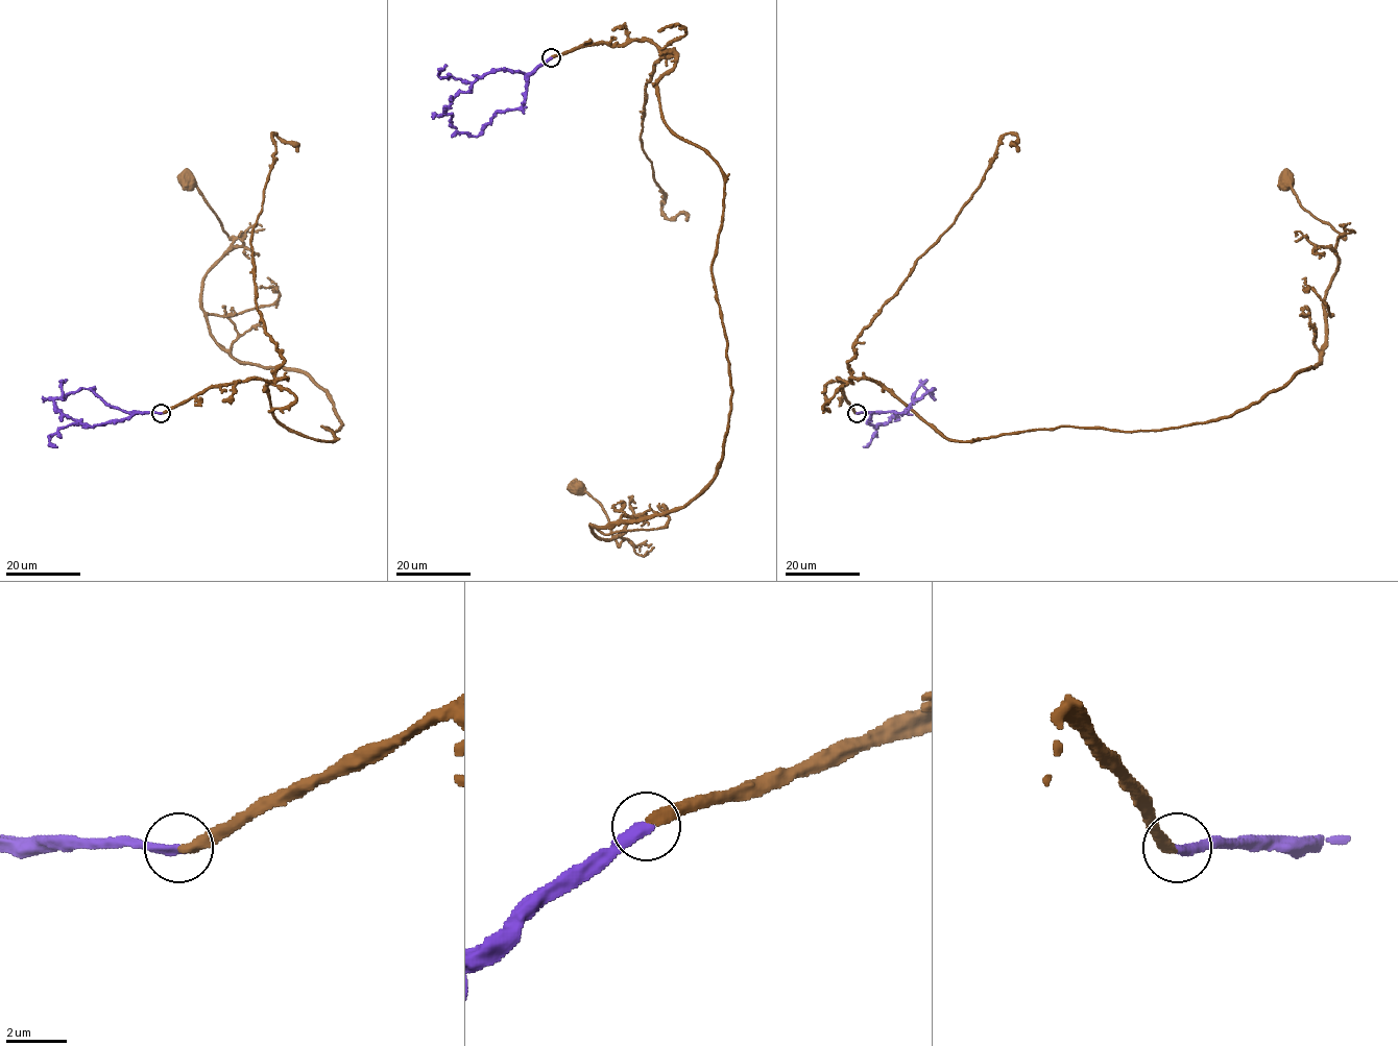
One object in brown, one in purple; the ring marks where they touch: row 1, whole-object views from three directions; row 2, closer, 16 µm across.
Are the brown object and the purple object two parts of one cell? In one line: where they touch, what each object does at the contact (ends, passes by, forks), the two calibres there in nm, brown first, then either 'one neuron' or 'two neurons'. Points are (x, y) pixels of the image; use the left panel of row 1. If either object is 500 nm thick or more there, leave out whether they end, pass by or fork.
(161, 413) | brown ends | purple ends | 360/360 nm | one neuron

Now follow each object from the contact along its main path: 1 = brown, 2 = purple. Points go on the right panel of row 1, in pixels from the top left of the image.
1: (856, 413), (839, 379), (870, 378), (963, 441), (1158, 431), (1258, 403), (1319, 362), (1345, 237), (1286, 180)
2: (857, 413), (872, 413), (870, 424), (886, 424), (902, 413), (913, 393), (928, 380)

